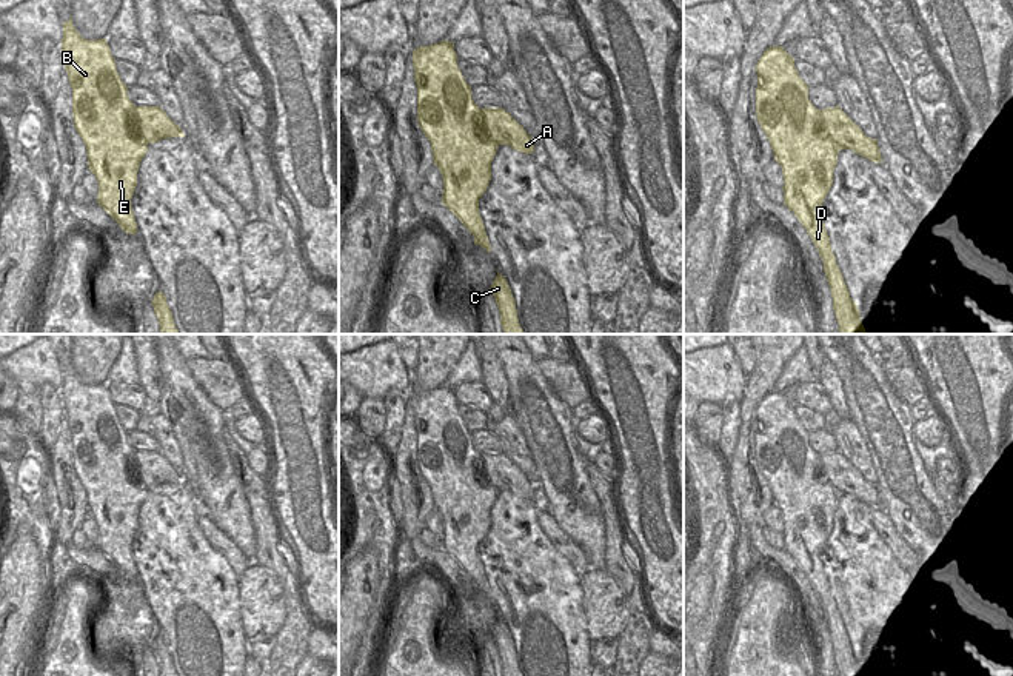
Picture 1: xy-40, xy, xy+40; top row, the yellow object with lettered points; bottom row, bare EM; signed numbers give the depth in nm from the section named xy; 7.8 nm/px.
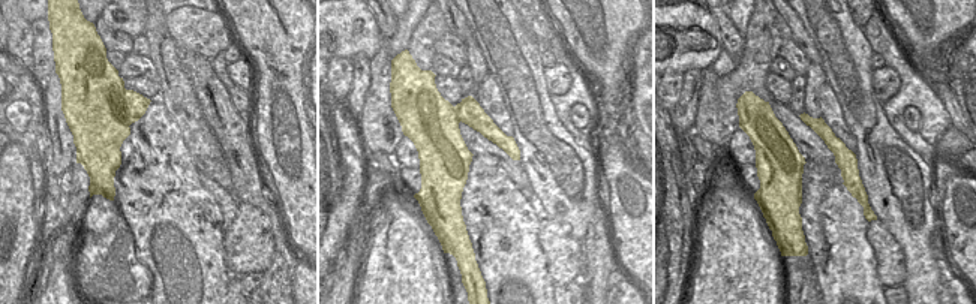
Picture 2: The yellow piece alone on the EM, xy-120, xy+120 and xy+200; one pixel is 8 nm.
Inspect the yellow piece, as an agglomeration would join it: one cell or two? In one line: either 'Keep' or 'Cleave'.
Cleave.

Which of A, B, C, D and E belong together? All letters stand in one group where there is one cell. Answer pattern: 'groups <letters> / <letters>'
groups A / B C D E

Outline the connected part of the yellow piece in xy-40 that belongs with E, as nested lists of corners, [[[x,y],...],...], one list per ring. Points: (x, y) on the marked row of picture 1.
[[[72,17],[63,22],[62,59],[72,88],[74,126],[86,146],[89,171],[99,183],[97,203],[126,234],[137,234],[131,199],[137,186],[140,162],[148,152],[148,143],[132,126],[135,106],[128,97],[128,86],[117,72],[106,38],[83,38],[74,28]]]

